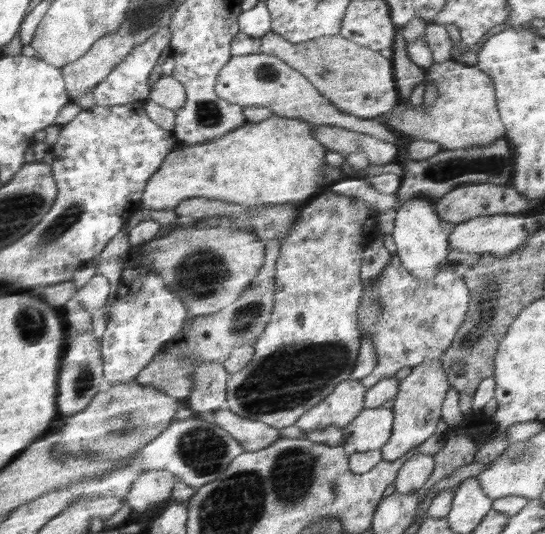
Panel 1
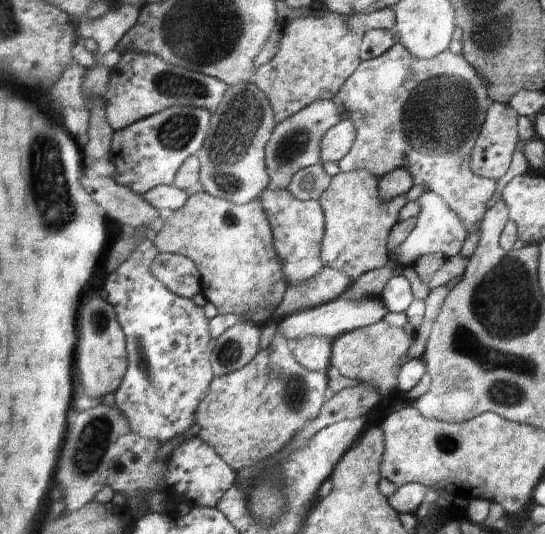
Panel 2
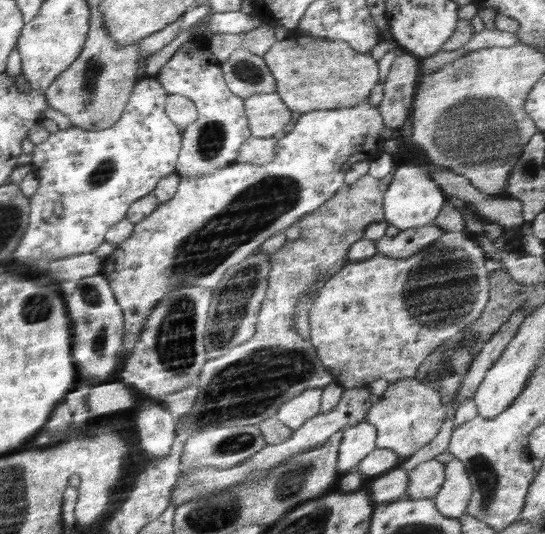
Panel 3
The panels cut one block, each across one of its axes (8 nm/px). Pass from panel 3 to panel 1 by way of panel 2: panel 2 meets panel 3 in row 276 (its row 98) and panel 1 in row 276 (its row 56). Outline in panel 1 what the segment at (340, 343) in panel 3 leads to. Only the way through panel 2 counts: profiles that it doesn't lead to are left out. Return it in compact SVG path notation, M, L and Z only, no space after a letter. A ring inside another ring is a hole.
M398 255L391 257L373 287L362 294L357 308L358 330L362 336L371 338L377 352L374 370L359 381L369 389L404 366L415 367L424 361L437 360L449 348L463 323L470 297L466 281L453 267L442 268L431 281L425 281L406 270ZM377 304L381 304L379 311Z

